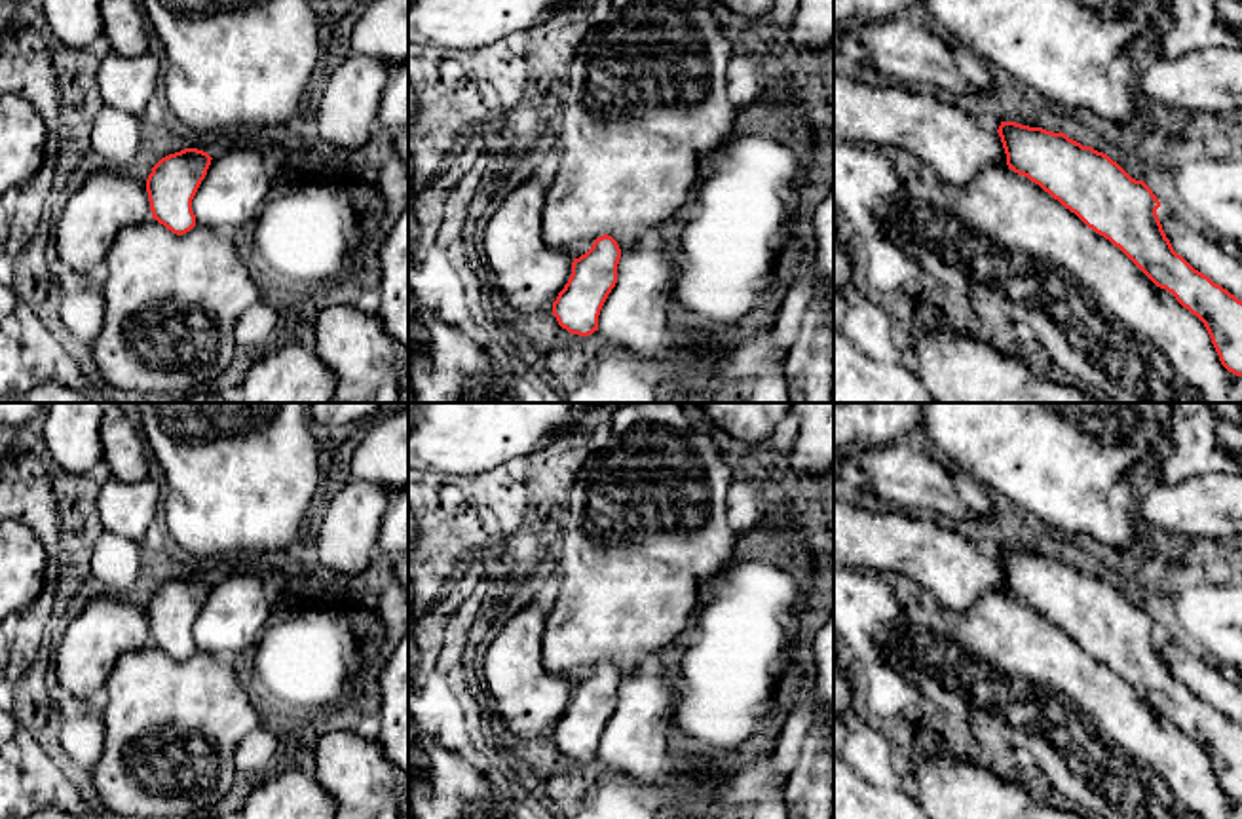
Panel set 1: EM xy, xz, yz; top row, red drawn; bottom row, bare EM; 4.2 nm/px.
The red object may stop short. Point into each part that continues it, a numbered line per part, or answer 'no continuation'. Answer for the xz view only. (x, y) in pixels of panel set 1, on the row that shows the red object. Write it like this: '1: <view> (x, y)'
no continuation

